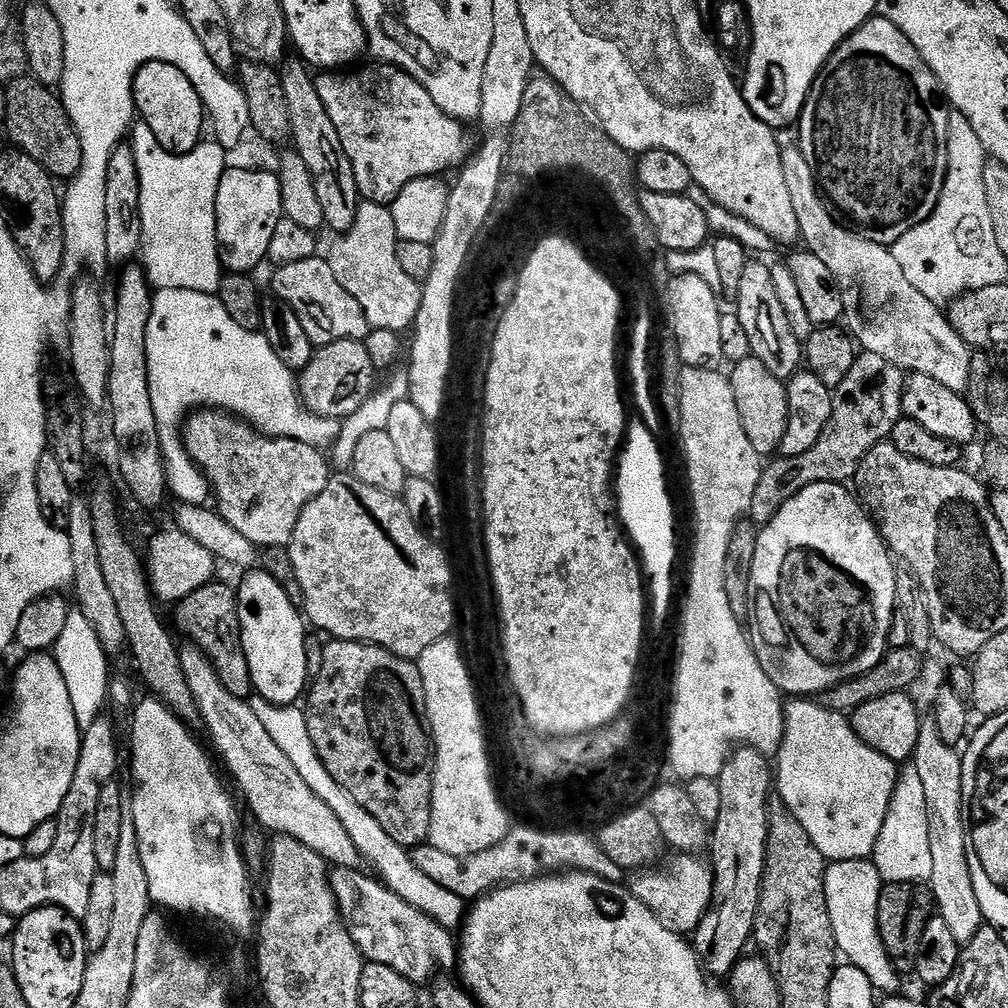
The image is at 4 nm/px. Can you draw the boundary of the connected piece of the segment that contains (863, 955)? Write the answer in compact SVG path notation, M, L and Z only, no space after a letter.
M842 860L831 863L825 869L824 889L837 951L870 978L876 991L886 996L897 995L901 991L900 976L896 972L898 968L885 948L878 925L884 881L875 861Z

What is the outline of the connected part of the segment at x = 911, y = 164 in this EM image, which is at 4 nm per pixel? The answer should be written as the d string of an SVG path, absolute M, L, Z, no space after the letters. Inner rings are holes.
M876 14L858 30L854 30L854 34L850 34L844 39L838 46L838 50L834 50L831 58L824 63L823 70L818 74L818 78L806 98L804 109L800 111L798 146L804 151L806 162L810 162L816 175L816 182L820 185L821 193L826 197L827 203L841 217L844 215L843 219L859 232L862 238L891 246L898 242L898 238L902 238L902 234L910 234L910 230L914 230L914 226L926 222L926 218L930 218L934 214L934 210L942 198L944 183L948 177L948 114L949 109L946 107L946 100L942 95L940 79L930 70L930 66L922 58L922 54L918 54L918 50L914 50L914 42L910 42L910 38L906 38L906 34L902 34L902 30L898 30L898 26L894 26L894 22L890 22L885 16Z

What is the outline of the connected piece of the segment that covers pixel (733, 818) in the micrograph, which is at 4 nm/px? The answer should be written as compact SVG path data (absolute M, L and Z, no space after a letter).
M740 746L729 755L727 763L724 764L724 769L720 771L718 783L720 785L720 793L722 794L722 810L720 811L720 817L714 821L714 833L710 846L711 851L714 850L713 856L710 856L710 863L714 873L715 903L709 908L708 913L704 915L699 927L696 928L694 933L694 947L696 953L700 955L700 963L704 965L704 971L709 977L724 976L724 978L728 978L731 977L733 968L740 963L742 957L745 955L744 947L747 946L748 940L750 944L750 941L753 939L756 931L756 921L760 919L760 895L764 889L764 871L768 865L768 825L770 823L770 817L768 817L768 799L774 796L774 768L770 763L769 757L764 756L757 748Z

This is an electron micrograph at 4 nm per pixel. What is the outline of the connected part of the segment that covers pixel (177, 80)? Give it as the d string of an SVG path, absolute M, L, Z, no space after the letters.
M150 62L140 67L140 73L132 87L132 93L136 99L136 110L139 119L150 130L154 130L154 138L168 152L176 156L184 156L193 152L202 142L200 136L206 132L206 109L198 90L178 70L178 66L170 66L166 62Z

